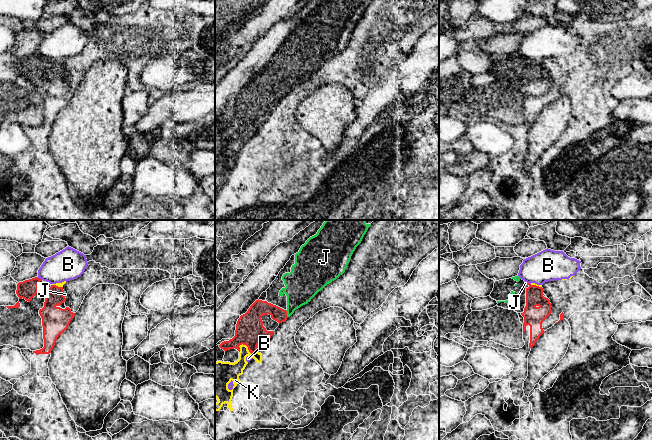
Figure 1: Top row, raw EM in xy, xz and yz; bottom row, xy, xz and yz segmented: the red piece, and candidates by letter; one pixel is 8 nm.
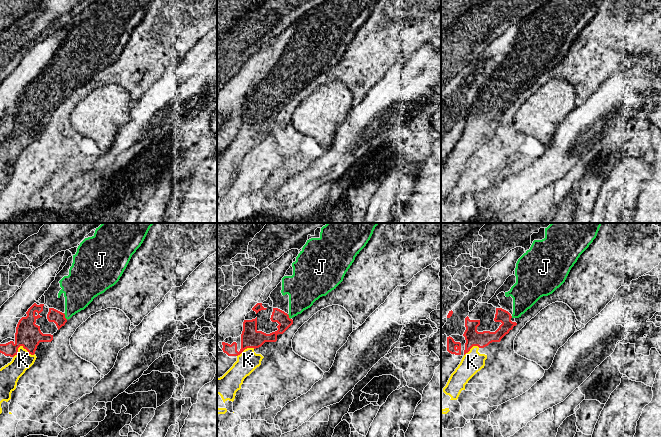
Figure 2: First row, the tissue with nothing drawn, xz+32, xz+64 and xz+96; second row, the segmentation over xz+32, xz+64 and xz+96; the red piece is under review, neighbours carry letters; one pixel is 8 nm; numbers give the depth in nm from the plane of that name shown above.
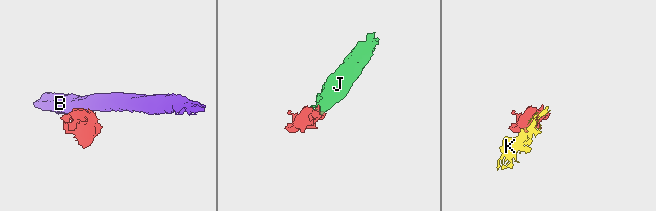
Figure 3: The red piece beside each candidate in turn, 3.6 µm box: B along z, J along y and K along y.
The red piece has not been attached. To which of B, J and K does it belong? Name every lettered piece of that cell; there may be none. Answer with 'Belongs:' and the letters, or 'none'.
Belongs: J, K

